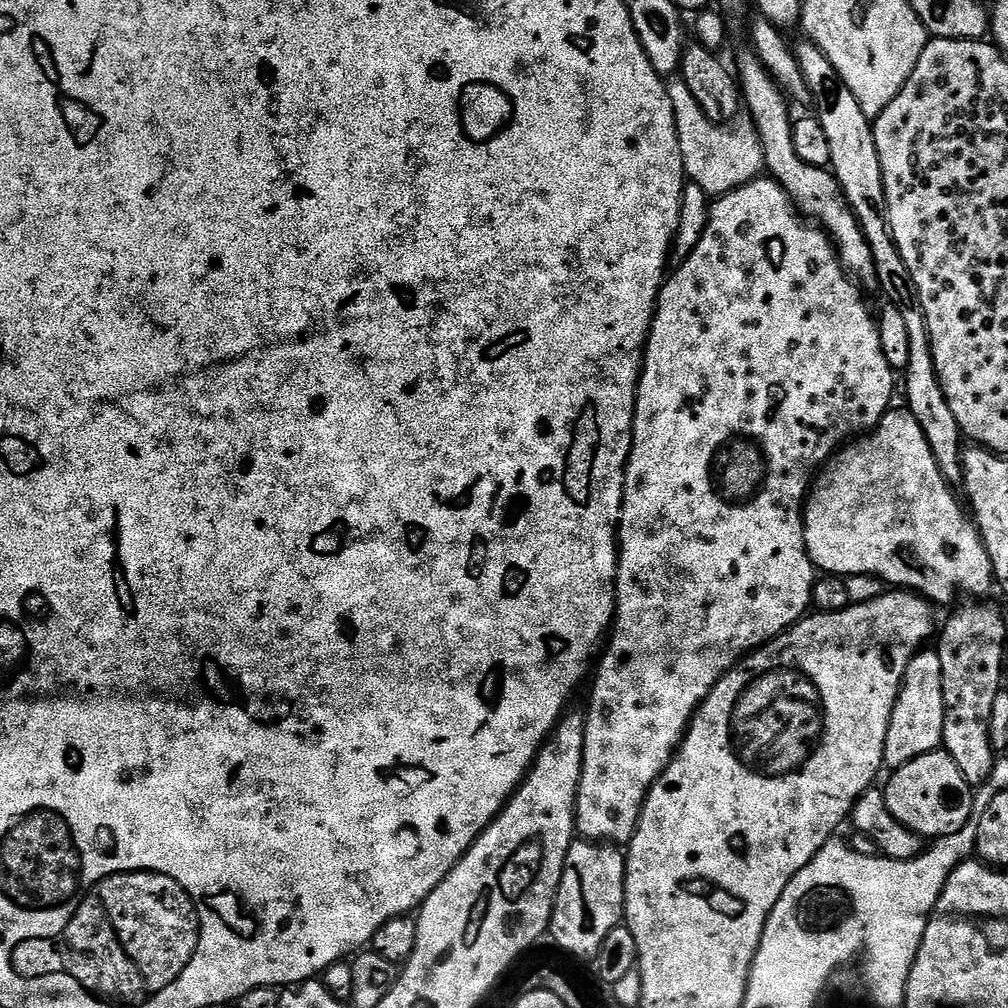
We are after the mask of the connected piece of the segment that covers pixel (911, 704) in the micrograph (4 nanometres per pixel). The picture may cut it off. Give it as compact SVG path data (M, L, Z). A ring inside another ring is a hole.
M917 651L906 666L904 682L896 705L892 707L892 717L886 730L883 767L895 770L906 766L922 754L937 751L944 742L944 691L942 690L942 662L939 651Z

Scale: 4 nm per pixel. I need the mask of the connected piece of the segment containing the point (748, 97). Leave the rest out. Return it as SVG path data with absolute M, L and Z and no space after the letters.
M747 55L740 60L738 83L743 103L746 105L746 112L752 115L752 120L756 123L756 132L760 135L758 143L764 153L764 162L771 179L777 180L783 186L793 205L805 217L813 216L813 218L808 218L811 218L823 231L828 233L836 249L836 254L840 258L840 263L844 265L845 272L855 277L861 285L875 285L878 277L876 275L874 248L870 240L868 244L863 230L860 229L859 222L856 221L857 213L844 199L840 190L840 183L831 171L815 168L802 162L802 158L798 158L792 137L794 120L793 117L788 117L787 102L789 103L789 101L769 74L768 69L761 64L759 56Z

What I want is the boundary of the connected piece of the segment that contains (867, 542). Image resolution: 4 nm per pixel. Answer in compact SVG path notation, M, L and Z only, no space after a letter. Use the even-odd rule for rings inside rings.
M889 410L880 419L880 425L877 428L872 429L863 438L849 443L843 450L837 451L836 455L824 465L822 471L815 477L802 513L804 517L804 541L808 547L808 556L812 559L813 565L829 577L874 576L878 580L883 580L885 585L895 586L900 590L911 590L936 606L950 603L955 596L960 596L963 592L968 596L976 596L987 586L988 580L990 584L994 576L988 550L984 547L984 541L980 539L980 533L975 523L970 519L969 513L965 509L965 513L960 509L955 494L948 489L951 488L949 481L945 480L940 472L940 467L930 450L930 442L926 438L922 426L914 418L912 412L896 411Z

